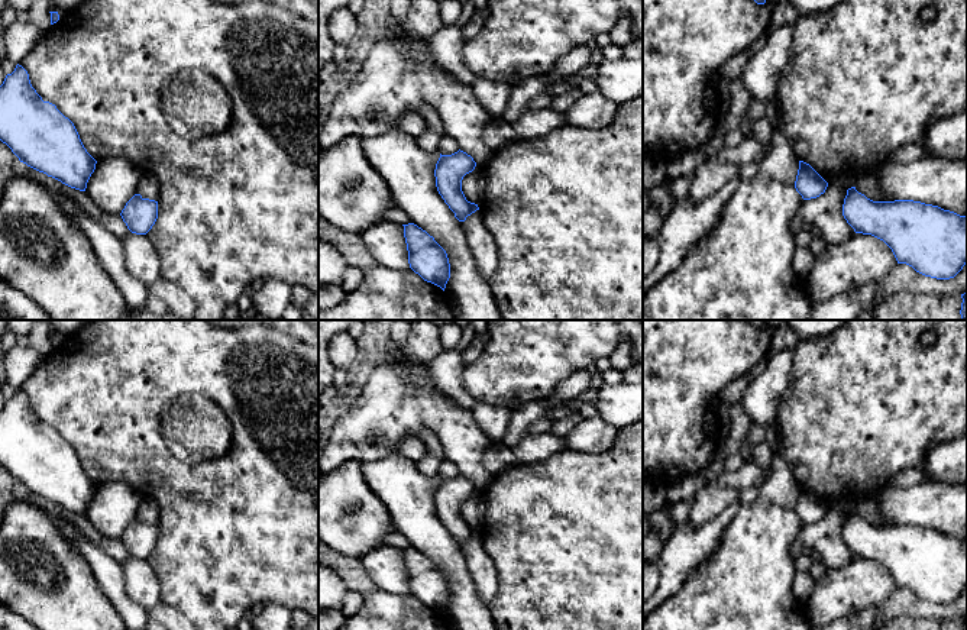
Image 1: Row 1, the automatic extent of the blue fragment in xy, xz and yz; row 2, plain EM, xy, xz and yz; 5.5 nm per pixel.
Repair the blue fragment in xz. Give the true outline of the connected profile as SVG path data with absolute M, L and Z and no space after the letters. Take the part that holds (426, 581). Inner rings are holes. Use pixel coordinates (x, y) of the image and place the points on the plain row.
M408 547L402 550L410 592L424 605L444 616L450 602L450 588L446 575L417 549Z

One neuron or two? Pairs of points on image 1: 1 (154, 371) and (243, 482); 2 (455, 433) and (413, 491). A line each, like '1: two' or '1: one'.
1: one
2: two

